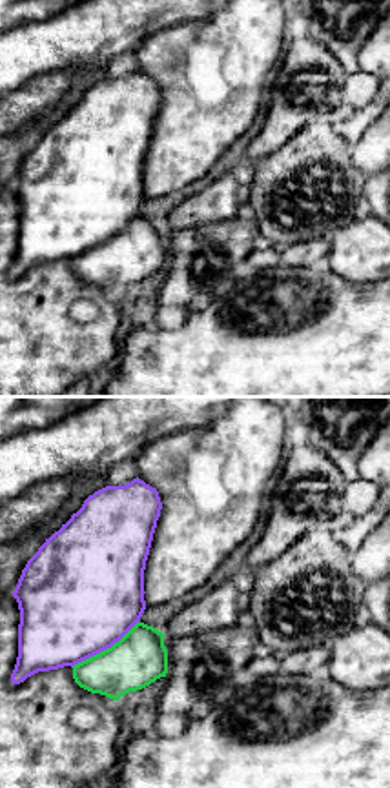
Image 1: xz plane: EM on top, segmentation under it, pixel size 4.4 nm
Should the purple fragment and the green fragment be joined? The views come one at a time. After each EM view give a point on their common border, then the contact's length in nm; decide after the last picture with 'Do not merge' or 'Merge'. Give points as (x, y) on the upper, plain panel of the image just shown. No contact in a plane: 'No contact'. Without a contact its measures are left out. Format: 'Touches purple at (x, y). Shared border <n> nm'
Touches purple at (104, 241). Shared border 360 nm

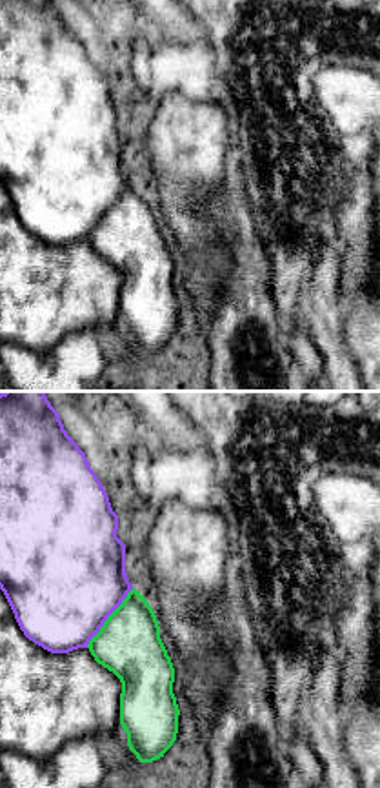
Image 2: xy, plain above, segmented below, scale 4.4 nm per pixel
Touches purple at (108, 208). Shared border 340 nm

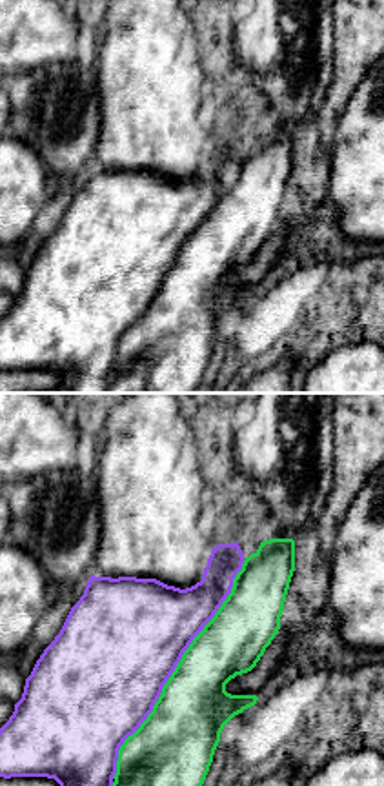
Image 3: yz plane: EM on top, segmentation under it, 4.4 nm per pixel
Touches purple at (173, 262). Shared border 1100 nm

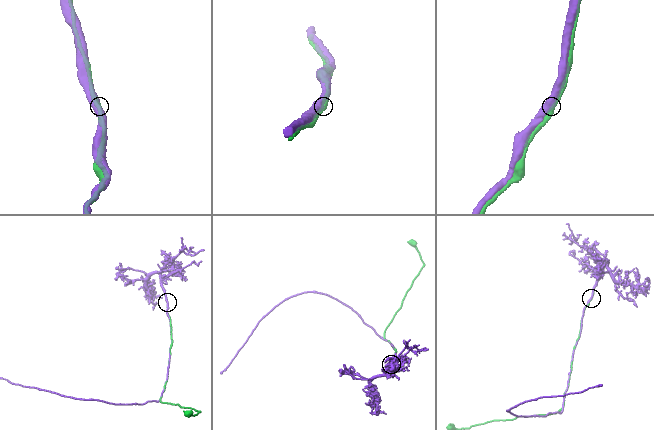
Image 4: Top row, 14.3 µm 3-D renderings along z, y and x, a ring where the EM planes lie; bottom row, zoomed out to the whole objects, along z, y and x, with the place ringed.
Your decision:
Merge

